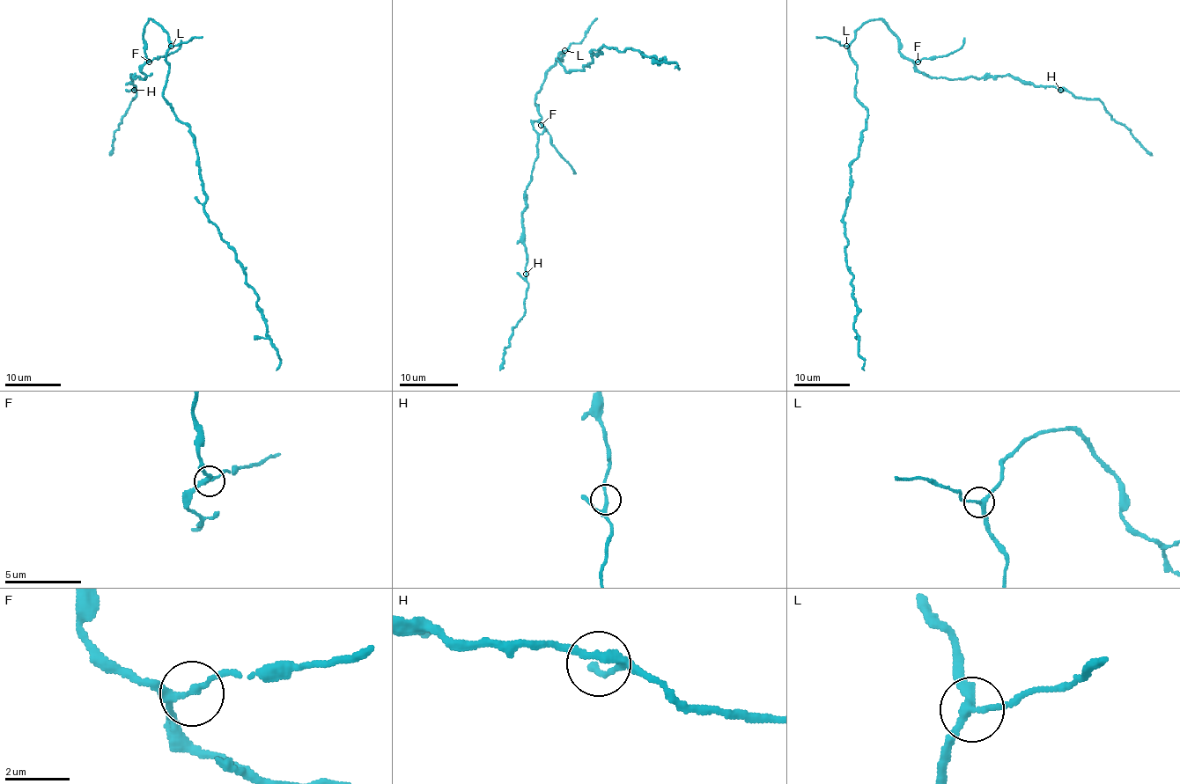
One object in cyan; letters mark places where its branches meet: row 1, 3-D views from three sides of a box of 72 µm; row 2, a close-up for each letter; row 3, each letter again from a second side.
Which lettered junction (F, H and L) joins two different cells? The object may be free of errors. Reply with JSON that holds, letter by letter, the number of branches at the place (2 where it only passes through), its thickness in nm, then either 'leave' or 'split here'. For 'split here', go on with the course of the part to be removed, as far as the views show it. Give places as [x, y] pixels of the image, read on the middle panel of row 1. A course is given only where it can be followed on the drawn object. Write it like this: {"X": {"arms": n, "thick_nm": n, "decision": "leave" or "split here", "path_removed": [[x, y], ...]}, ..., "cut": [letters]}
{"F": {"arms": 3, "thick_nm": 190, "decision": "leave"}, "H": {"arms": 3, "thick_nm": 200, "decision": "leave"}, "L": {"arms": 3, "thick_nm": 240, "decision": "leave"}, "cut": []}

